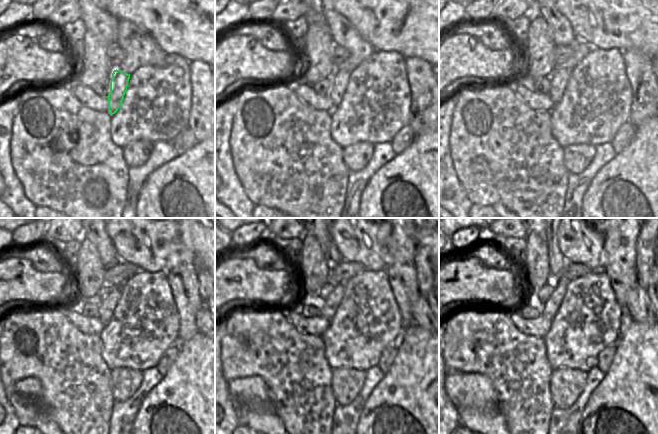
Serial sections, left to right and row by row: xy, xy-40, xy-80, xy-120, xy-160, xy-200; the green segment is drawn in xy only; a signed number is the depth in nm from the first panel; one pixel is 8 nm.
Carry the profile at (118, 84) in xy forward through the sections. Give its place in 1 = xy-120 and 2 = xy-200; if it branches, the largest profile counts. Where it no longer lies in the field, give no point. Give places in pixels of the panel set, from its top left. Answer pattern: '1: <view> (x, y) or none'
1: xy-120 (107, 306)
2: xy-200 (549, 309)

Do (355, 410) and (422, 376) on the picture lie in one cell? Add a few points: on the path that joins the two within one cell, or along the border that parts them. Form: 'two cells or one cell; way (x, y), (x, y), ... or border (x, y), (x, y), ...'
two cells; border (376, 386), (368, 397), (357, 423)

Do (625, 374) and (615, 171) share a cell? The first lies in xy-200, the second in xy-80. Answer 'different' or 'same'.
same

